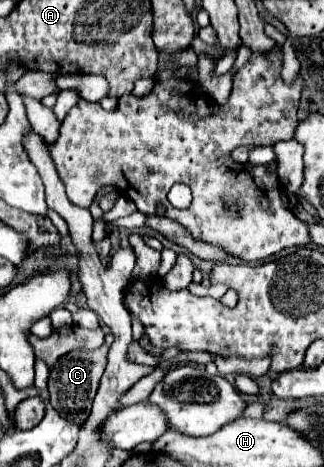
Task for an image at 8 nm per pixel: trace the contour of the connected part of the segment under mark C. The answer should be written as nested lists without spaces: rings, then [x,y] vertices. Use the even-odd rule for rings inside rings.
[[[107,345],[95,351],[73,351],[61,357],[61,361],[57,361],[55,369],[49,373],[49,401],[53,409],[61,413],[61,417],[77,423],[83,423],[89,417],[91,403],[99,387],[99,379],[107,365],[107,351],[109,351]]]

